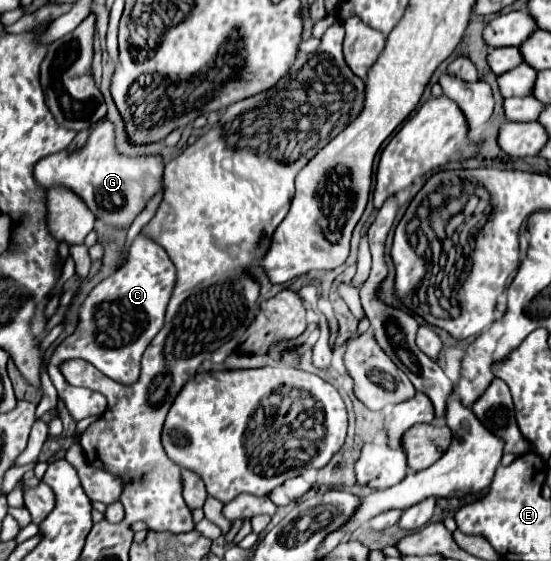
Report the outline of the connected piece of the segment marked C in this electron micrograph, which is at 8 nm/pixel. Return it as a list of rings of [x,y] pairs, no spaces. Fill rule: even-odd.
[[[139,234],[129,248],[127,262],[115,274],[89,290],[85,302],[79,308],[79,322],[75,332],[55,348],[47,364],[51,382],[75,422],[89,416],[101,416],[107,408],[107,398],[99,392],[67,384],[63,374],[59,374],[59,362],[69,358],[83,358],[115,382],[133,384],[139,378],[139,360],[143,356],[143,348],[147,348],[155,332],[159,332],[163,326],[163,312],[171,296],[173,282],[175,268],[171,260],[167,260],[167,254],[163,254],[163,248],[159,248],[159,244],[151,244],[147,236]]]

